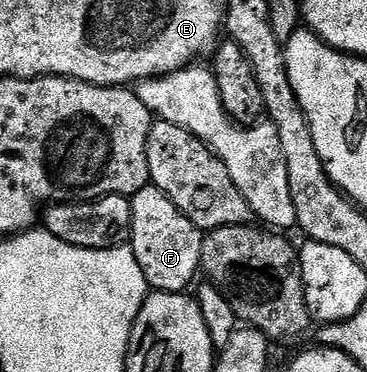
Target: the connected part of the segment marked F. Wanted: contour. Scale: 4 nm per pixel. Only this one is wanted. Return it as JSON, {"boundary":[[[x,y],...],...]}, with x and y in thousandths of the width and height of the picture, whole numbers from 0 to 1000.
{"boundary":[[[403,497],[392,508],[381,508],[381,519],[362,524],[354,535],[354,559],[360,562],[360,616],[354,618],[351,661],[392,734],[401,763],[420,782],[504,785],[515,774],[507,769],[537,739],[545,739],[553,624],[542,621],[534,605],[523,605],[523,594],[512,594],[501,583],[501,573],[490,573],[490,562],[480,562],[480,551],[469,551],[463,532],[436,505],[417,497]]]}

